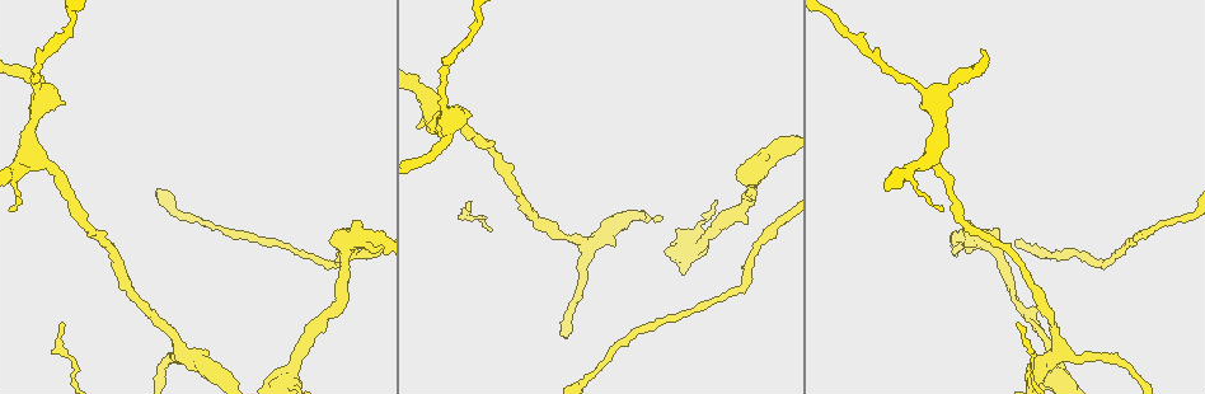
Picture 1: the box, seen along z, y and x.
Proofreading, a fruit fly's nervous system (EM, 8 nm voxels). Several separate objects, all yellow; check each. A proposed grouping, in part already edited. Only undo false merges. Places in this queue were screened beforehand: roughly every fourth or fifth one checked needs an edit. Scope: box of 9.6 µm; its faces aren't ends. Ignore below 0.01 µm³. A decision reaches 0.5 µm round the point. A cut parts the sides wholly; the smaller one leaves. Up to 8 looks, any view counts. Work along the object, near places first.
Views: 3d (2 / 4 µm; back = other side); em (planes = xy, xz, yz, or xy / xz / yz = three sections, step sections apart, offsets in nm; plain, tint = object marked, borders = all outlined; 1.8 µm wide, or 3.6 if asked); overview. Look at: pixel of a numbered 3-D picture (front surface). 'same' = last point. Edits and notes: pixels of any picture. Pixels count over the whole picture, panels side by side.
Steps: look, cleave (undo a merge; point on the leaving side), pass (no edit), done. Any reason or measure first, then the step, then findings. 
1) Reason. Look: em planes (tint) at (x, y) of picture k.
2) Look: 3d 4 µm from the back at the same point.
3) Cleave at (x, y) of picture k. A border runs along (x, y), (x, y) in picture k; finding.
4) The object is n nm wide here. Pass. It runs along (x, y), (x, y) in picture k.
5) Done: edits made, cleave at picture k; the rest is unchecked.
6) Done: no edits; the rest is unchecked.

Sudden change in width. Look: em planes (tint) at (1001, 262) of picture 1.

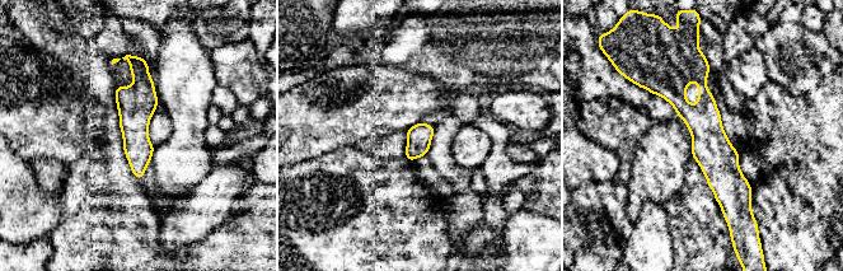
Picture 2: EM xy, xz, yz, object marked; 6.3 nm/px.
The object is 150 nm wide here. Pass. It runs along (698, 59), (727, 208) in picture 2; continuous, no second neuron.

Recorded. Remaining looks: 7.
Branch point. Look: em xz step 4 (plain) at (584, 246) of picture 1.

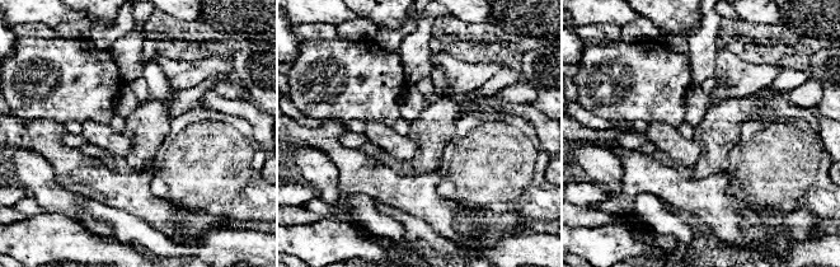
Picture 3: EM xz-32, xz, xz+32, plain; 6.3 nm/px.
Look: em xz step 4 (tint) at the same point.

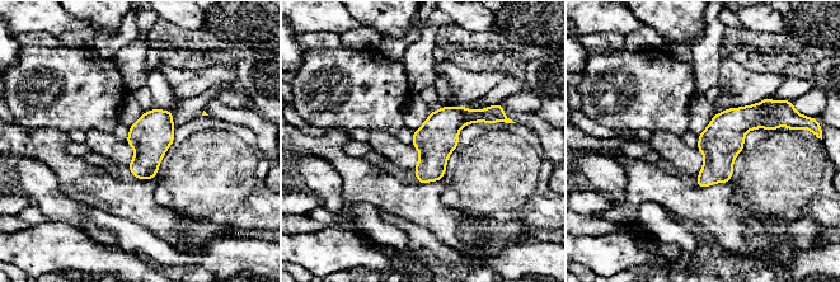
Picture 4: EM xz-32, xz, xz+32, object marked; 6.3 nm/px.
Pass. Continuous, no second neuron.

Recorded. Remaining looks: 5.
Calibre changes. Look: 3d 4 µm at (908, 177) of picture 1.

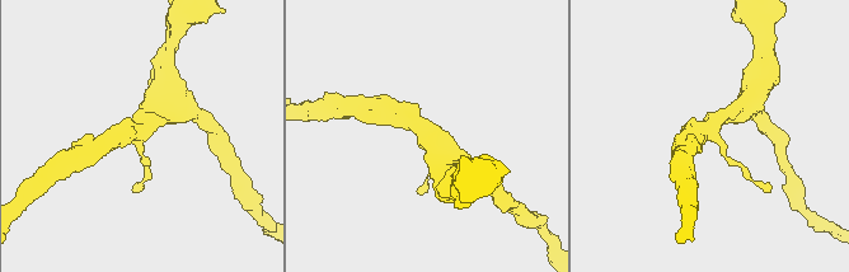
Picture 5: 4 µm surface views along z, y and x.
Need the tissue. Look: em 3.6 µm planes (plain) at (141, 134) of picture 5.

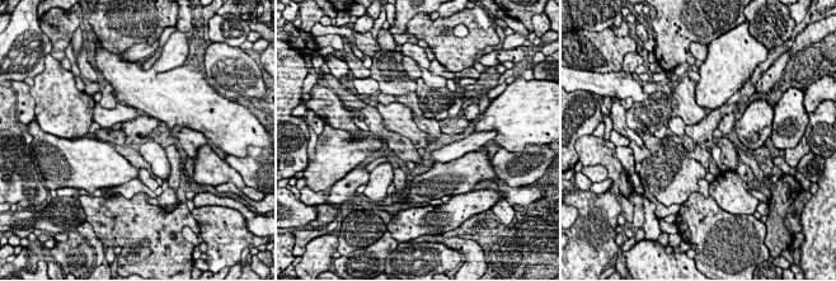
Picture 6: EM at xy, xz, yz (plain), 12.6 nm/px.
Look: em 3.6 µm planes (tint) at the same point.

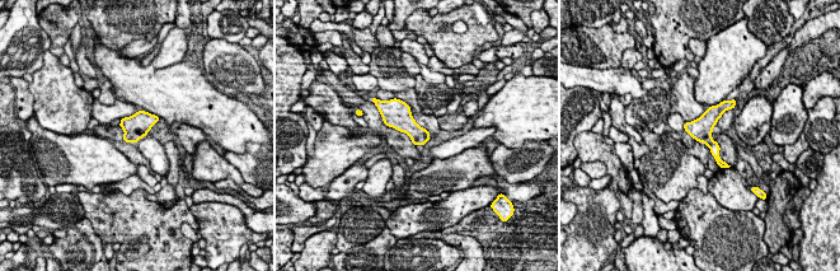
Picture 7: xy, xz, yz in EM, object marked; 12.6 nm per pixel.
Pass. It runs along (724, 107), (707, 122), (722, 164) in picture 7; all the same neuron.

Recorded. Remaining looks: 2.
Done: no edits; the rest is unchecked.

